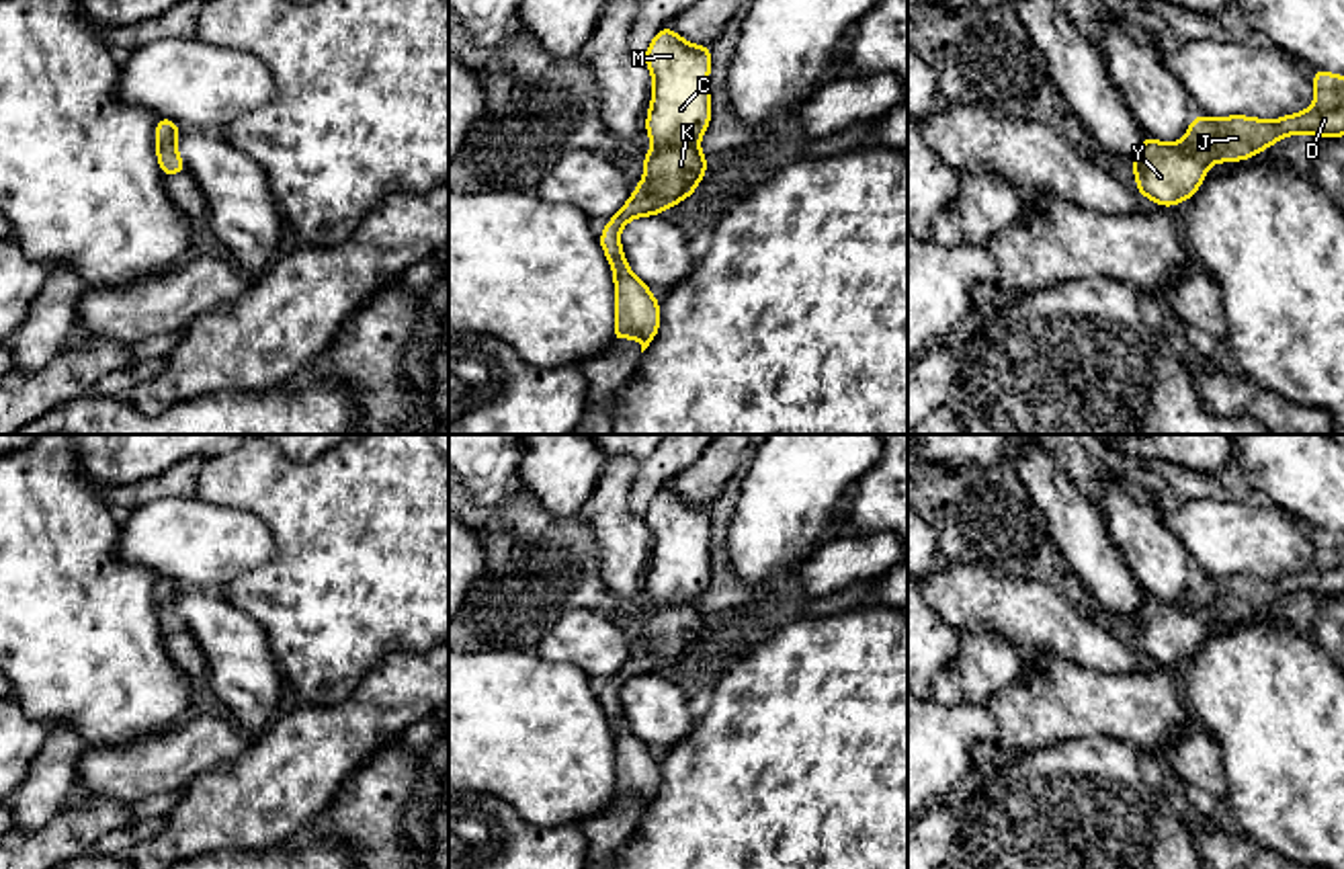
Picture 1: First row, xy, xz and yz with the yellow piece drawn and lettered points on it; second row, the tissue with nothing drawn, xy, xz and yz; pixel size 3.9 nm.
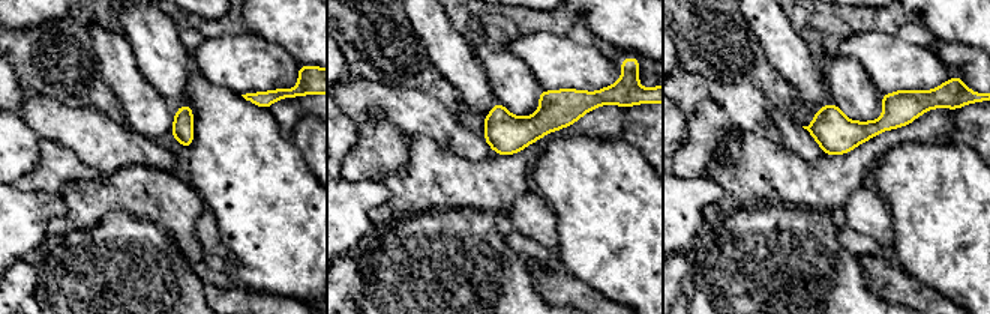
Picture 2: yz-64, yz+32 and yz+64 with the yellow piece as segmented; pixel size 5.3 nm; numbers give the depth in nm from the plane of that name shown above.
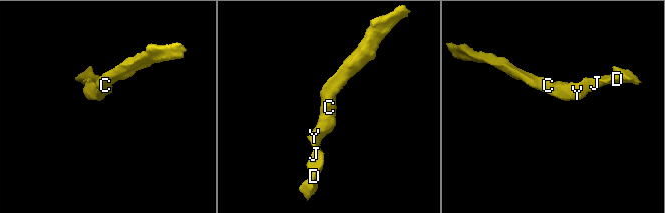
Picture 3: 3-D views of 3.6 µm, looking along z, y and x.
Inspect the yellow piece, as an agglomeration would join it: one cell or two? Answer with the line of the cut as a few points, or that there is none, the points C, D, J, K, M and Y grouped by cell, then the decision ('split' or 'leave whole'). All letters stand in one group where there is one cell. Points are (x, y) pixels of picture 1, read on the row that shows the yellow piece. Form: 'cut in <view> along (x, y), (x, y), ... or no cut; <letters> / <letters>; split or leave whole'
no cut; C D J K M Y; leave whole

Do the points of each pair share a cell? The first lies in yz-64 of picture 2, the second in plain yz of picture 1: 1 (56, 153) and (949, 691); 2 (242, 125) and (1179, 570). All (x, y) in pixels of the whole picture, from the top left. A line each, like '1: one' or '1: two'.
1: one
2: two

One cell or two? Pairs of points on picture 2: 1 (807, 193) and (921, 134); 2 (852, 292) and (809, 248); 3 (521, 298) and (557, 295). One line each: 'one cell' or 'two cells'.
1: one cell
2: one cell
3: two cells

